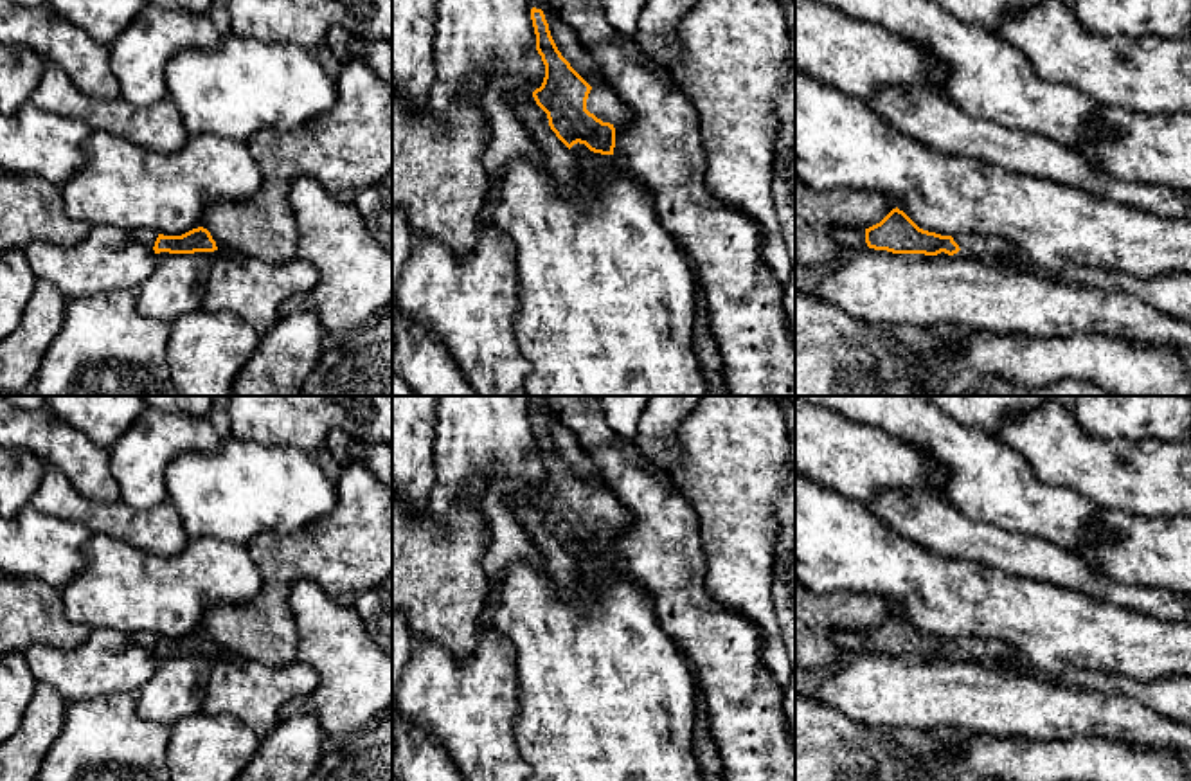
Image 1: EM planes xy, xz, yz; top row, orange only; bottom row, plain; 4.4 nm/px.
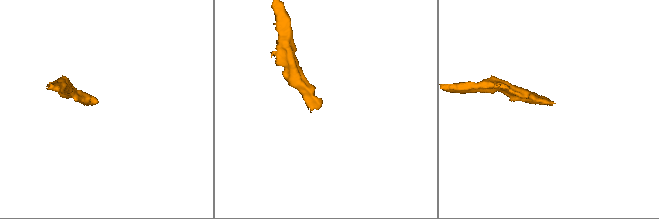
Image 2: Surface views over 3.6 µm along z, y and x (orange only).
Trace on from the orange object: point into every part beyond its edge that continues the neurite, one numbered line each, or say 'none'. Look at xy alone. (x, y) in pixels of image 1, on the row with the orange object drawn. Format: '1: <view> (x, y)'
1: xy (146, 236)

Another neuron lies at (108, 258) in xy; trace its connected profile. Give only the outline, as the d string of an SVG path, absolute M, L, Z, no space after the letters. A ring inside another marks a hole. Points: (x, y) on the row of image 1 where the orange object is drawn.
M92 225L86 238L70 247L32 241L23 256L38 281L47 281L68 301L110 290L139 290L158 259L131 232Z

